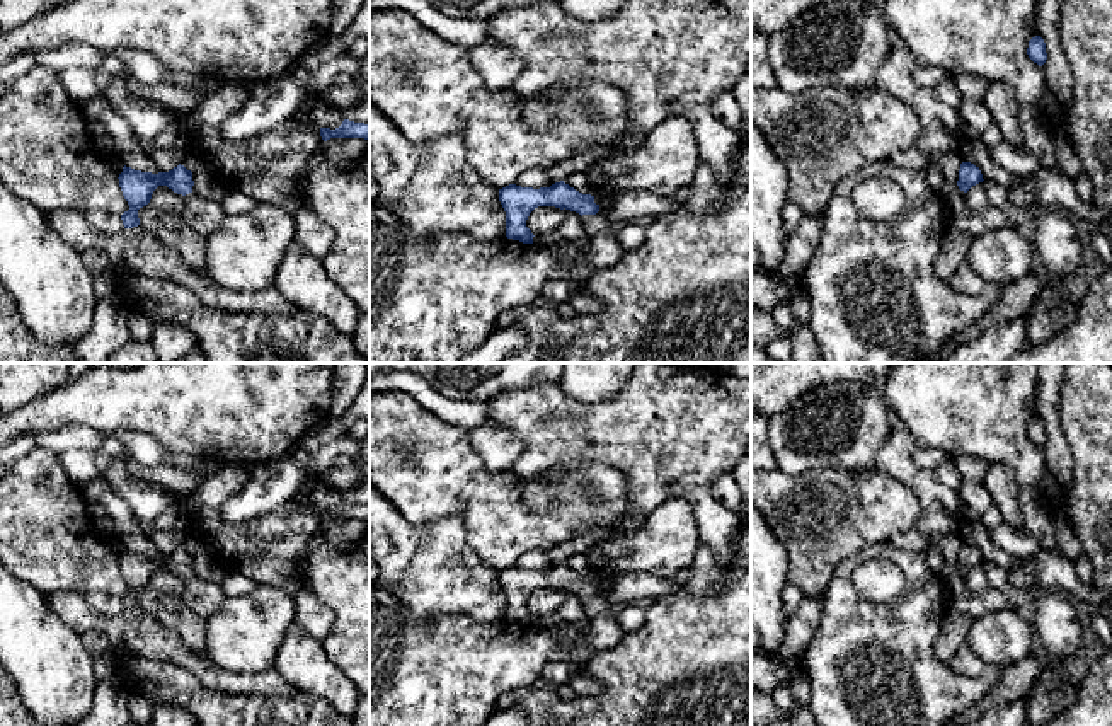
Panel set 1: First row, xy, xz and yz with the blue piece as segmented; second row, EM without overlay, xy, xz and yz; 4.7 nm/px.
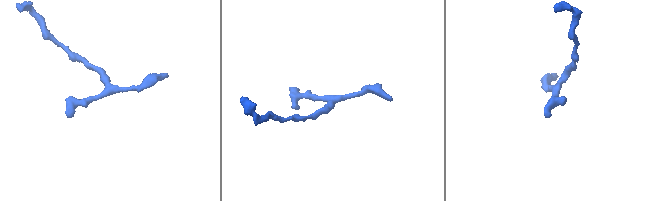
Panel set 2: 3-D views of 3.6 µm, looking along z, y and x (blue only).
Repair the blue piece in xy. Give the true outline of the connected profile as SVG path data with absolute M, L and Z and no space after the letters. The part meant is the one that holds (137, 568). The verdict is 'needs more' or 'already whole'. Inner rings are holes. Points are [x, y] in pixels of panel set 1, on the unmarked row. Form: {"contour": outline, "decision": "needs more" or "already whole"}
{"contour": "M177 547L169 554L141 554L123 549L119 569L129 591L121 596L124 610L106 617L97 614L75 591L53 591L44 595L48 607L77 634L90 629L102 631L109 637L111 651L123 651L150 660L172 661L192 671L199 682L216 692L240 694L247 697L293 697L296 689L284 682L274 670L262 673L230 673L192 651L177 632L167 629L148 615L138 600L138 591L146 588L158 568L167 568L177 576L192 574L192 554Z", "decision": "needs more"}

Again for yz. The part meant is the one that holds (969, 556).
{"contour": "M962 544L959 552L959 562L957 568L960 573L967 574L972 568L983 564L983 556L979 549L976 549L971 544Z", "decision": "already whole"}

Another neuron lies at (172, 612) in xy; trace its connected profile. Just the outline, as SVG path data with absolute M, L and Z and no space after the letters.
M152 585L138 591L140 607L209 661L204 651L206 619L191 610L182 598L155 590Z

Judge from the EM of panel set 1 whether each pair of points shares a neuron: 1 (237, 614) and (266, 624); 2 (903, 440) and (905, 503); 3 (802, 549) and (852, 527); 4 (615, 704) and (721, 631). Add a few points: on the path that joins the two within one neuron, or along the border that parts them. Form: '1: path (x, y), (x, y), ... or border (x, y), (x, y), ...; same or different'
1: path (244, 621), (247, 624), (259, 624); same
2: border (876, 467), (917, 498), (918, 524); different
3: path (814, 537), (825, 527), (840, 527); same
4: path (641, 702), (695, 656); same

